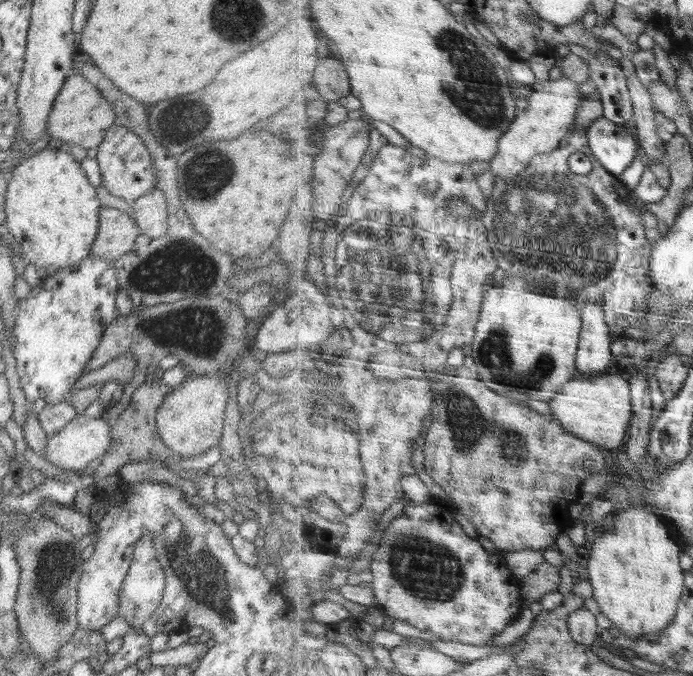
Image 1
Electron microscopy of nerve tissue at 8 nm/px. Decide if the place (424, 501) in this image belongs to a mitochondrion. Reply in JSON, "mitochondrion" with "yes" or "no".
{"mitochondrion":"no"}

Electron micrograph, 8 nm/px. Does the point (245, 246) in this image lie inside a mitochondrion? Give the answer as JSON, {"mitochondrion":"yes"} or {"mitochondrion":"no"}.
{"mitochondrion":"no"}

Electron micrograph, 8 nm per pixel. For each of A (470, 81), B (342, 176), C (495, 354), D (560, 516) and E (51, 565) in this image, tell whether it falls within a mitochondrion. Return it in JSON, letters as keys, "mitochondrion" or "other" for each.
{"A":"mitochondrion","B":"other","C":"mitochondrion","D":"other","E":"mitochondrion"}

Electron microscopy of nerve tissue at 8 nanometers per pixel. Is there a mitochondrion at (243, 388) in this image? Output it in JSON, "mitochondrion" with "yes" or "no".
{"mitochondrion":"no"}

